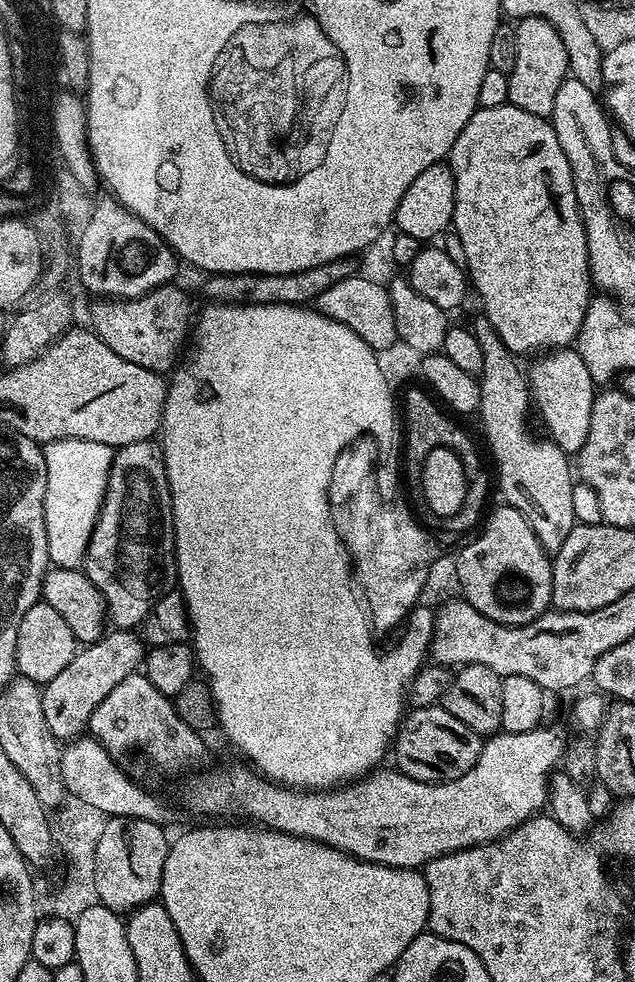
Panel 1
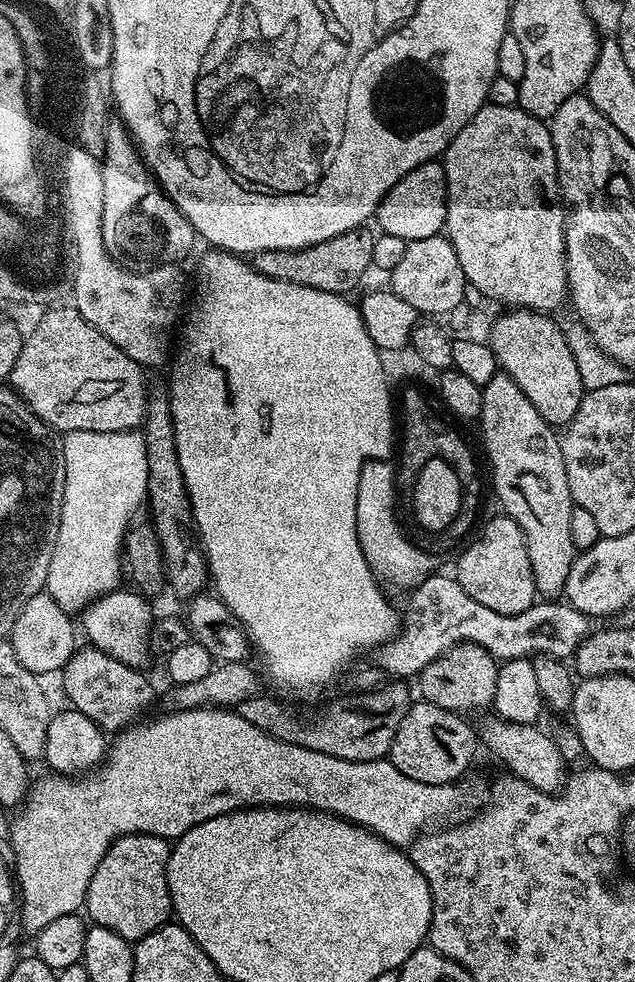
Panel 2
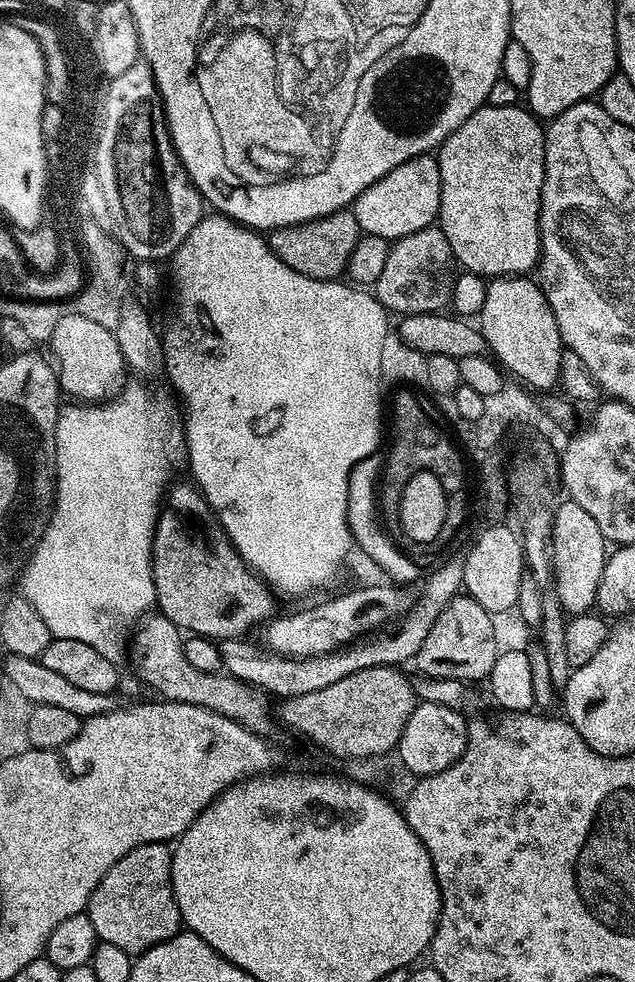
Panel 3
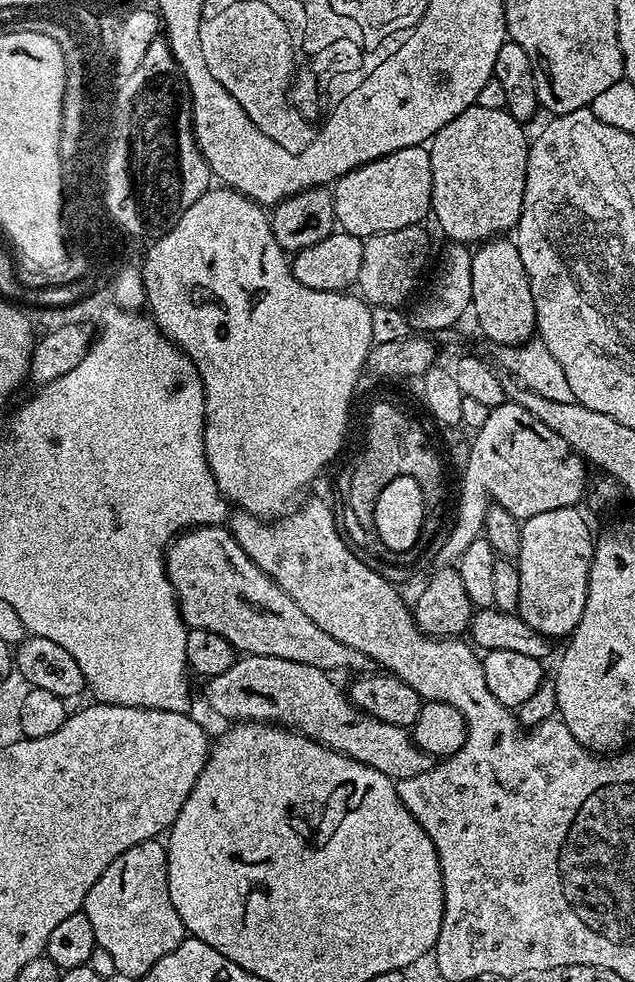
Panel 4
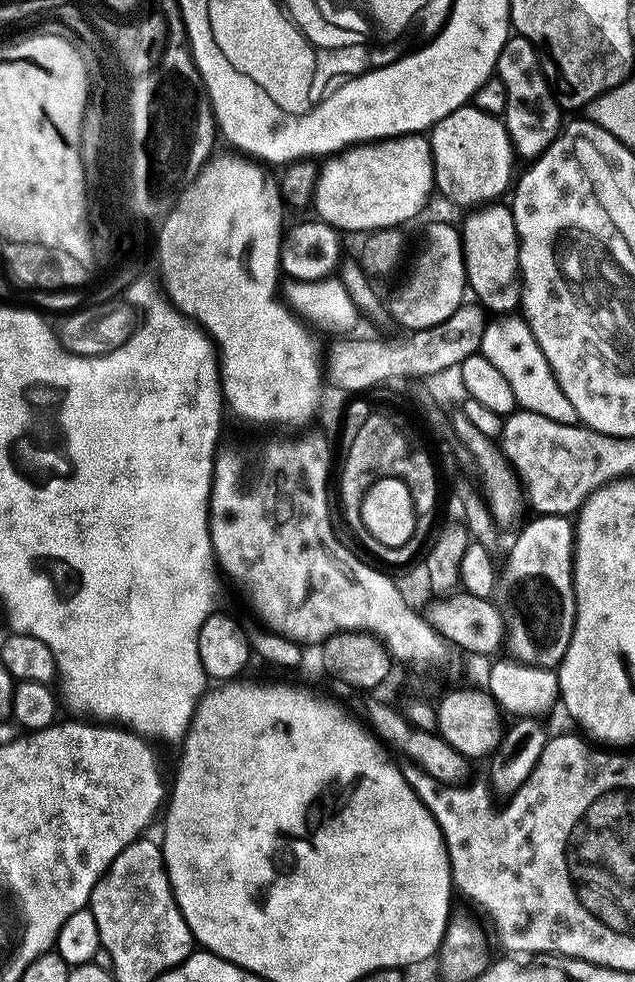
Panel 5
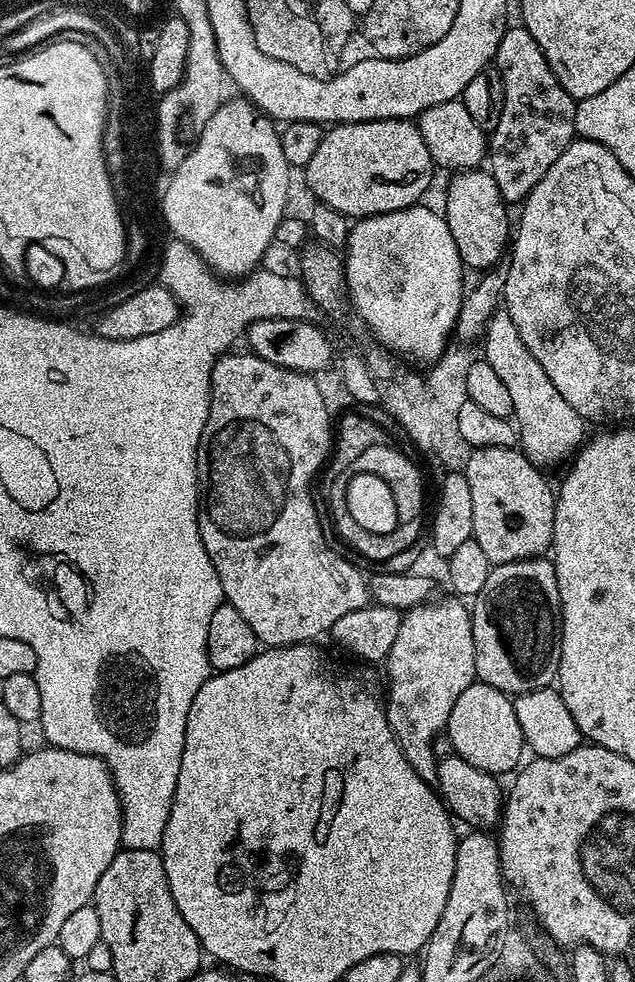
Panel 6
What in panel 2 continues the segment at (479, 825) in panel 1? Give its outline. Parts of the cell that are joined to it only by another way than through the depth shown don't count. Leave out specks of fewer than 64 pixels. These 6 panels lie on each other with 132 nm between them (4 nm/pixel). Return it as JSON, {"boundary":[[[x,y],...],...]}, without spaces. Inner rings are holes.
{"boundary":[[[207,706],[180,711],[172,710],[168,714],[169,716],[160,716],[157,720],[150,721],[149,724],[140,722],[115,733],[114,739],[107,745],[106,759],[91,771],[87,771],[83,775],[48,774],[45,780],[40,780],[37,784],[35,781],[27,789],[26,795],[15,813],[17,816],[16,821],[12,824],[12,832],[10,831],[14,880],[18,885],[19,895],[20,892],[24,895],[24,900],[22,899],[20,904],[20,922],[25,933],[28,931],[29,934],[35,934],[46,926],[50,926],[50,922],[54,922],[54,918],[79,913],[84,908],[84,899],[90,890],[90,878],[94,878],[94,870],[98,870],[98,862],[102,862],[106,850],[110,850],[110,846],[115,840],[130,834],[150,834],[169,842],[175,842],[180,839],[182,834],[186,834],[194,826],[198,826],[210,818],[218,818],[227,812],[236,812],[239,808],[271,806],[274,808],[314,808],[318,812],[328,812],[332,816],[341,816],[342,819],[349,820],[352,824],[360,825],[361,828],[372,832],[375,836],[382,837],[388,844],[410,846],[433,825],[448,826],[453,822],[463,821],[477,807],[475,794],[470,789],[463,788],[463,783],[427,784],[418,782],[415,778],[409,778],[407,774],[402,774],[402,770],[398,770],[398,766],[394,766],[391,759],[388,758],[374,761],[344,761],[342,758],[332,757],[328,753],[306,749],[298,743],[288,743],[268,735],[258,726],[251,725],[250,722],[242,718],[236,710],[229,710],[227,707]]]}

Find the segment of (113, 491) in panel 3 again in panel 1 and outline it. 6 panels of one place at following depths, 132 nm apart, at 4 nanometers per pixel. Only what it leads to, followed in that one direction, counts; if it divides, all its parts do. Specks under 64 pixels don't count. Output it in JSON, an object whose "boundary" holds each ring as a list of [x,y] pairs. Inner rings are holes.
{"boundary":[[[56,440],[43,445],[46,462],[46,546],[49,561],[57,568],[80,568],[104,501],[114,450],[102,442]]]}

